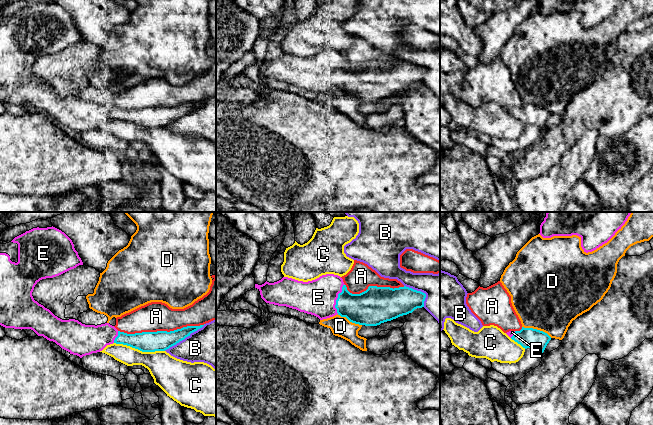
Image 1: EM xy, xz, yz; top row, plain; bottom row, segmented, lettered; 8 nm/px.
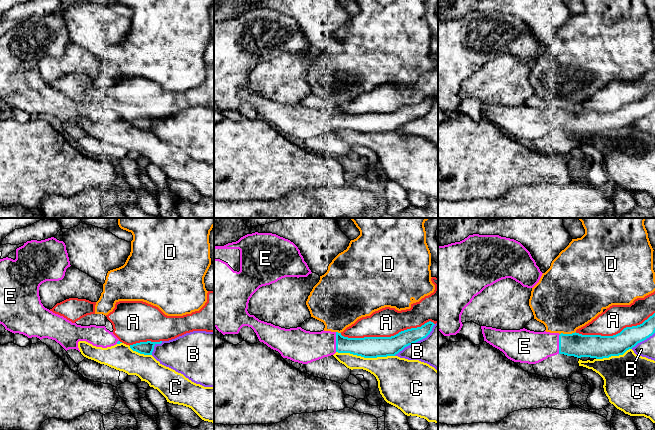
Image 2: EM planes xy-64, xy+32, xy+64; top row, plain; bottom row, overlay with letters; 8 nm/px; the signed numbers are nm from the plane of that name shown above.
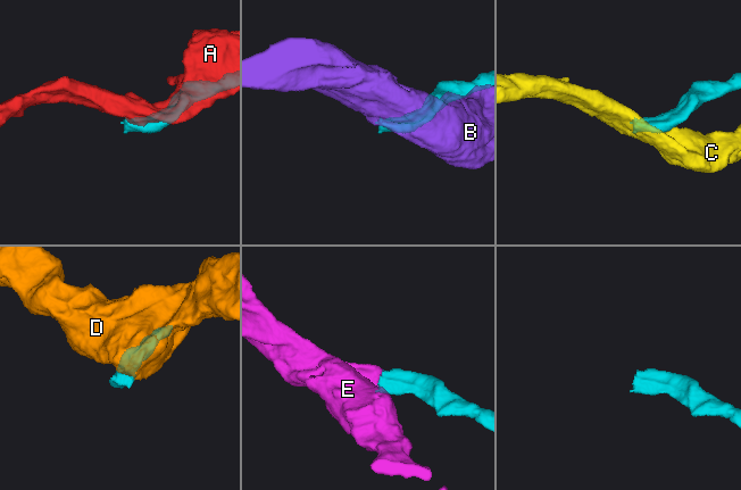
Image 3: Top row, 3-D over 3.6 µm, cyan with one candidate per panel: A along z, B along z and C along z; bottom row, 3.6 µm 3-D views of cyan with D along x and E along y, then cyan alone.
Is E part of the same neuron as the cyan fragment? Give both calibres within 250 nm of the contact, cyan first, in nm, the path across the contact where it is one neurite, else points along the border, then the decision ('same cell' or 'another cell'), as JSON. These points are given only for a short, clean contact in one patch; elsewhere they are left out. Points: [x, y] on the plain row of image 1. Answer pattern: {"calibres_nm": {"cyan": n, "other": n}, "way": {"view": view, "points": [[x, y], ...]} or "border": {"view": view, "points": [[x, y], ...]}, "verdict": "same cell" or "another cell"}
{"calibres_nm": {"cyan": 260, "other": 300}, "verdict": "same cell"}

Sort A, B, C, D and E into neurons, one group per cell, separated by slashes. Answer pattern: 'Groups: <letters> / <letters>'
Groups: A / B C / D / E

